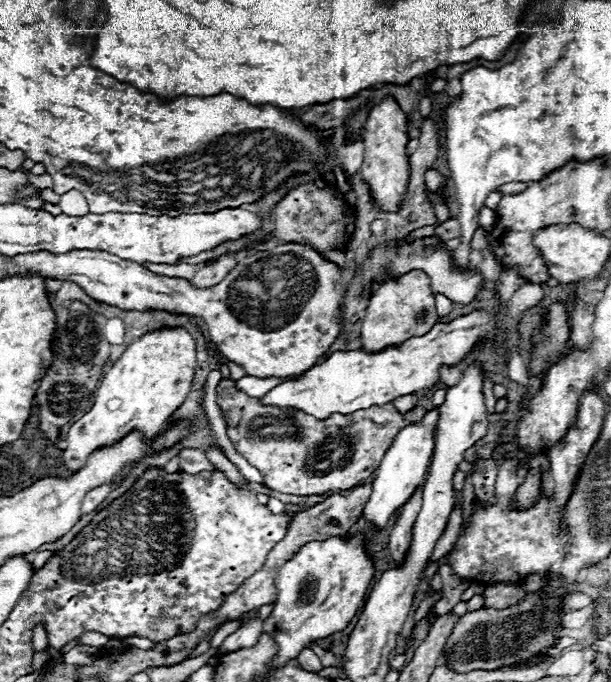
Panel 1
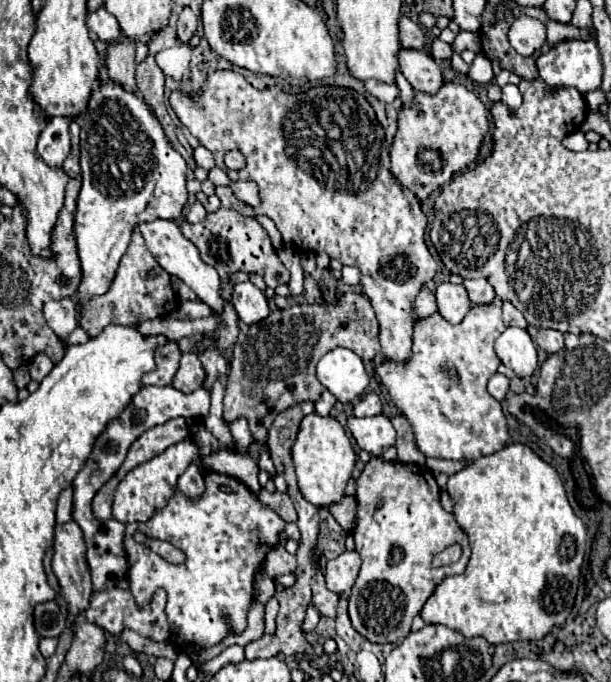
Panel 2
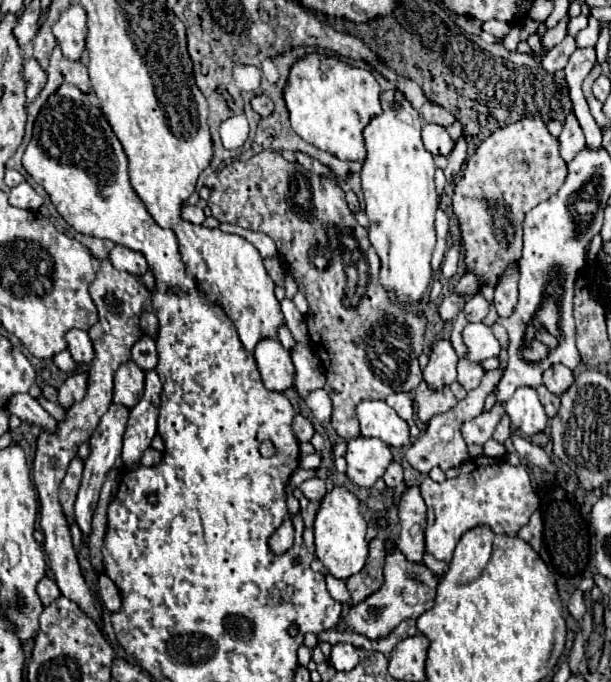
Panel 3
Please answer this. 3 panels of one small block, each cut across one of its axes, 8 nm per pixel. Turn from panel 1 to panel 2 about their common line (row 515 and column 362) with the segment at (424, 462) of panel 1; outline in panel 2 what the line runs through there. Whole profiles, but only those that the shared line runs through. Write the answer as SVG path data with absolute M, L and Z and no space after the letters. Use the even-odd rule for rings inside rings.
M334 348L324 354L316 372L326 390L330 390L342 404L356 402L370 384L370 376L362 360L346 348Z

